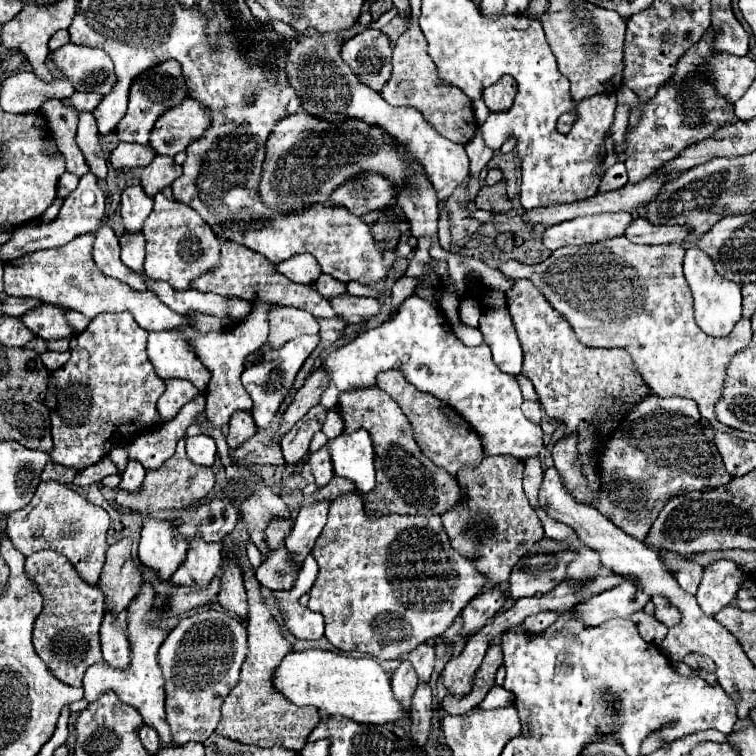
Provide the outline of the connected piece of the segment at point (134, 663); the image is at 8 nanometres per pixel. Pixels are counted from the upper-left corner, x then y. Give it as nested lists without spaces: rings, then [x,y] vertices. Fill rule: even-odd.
[[[145,582],[141,586],[141,592],[137,594],[137,598],[133,598],[133,602],[127,608],[127,638],[129,638],[129,652],[131,652],[129,666],[113,668],[105,660],[101,660],[87,668],[87,672],[83,676],[83,688],[85,688],[87,702],[97,700],[105,692],[115,692],[125,704],[131,704],[141,712],[145,724],[149,724],[151,728],[155,728],[159,732],[163,746],[173,746],[173,742],[169,740],[169,726],[165,722],[165,688],[163,688],[165,678],[163,678],[161,666],[157,662],[159,648],[169,632],[163,628],[157,628],[153,624],[153,616],[155,616],[153,598],[155,598],[153,584]]]

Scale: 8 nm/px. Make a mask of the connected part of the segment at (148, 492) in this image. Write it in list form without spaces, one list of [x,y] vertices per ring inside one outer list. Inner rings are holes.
[[[185,438],[179,440],[177,444],[177,452],[173,454],[173,458],[169,458],[161,468],[157,468],[155,472],[145,474],[145,480],[141,484],[141,488],[137,492],[129,492],[129,490],[119,490],[115,500],[117,504],[129,508],[131,512],[137,512],[141,516],[159,512],[159,510],[185,510],[195,506],[199,500],[207,498],[209,492],[215,486],[215,474],[211,468],[207,466],[197,466],[193,464],[187,454],[185,454]]]

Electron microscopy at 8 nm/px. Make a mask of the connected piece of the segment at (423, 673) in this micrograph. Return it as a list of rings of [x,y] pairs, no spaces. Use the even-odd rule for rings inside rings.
[[[425,642],[423,646],[417,646],[413,652],[407,654],[409,662],[413,664],[415,672],[419,678],[429,680],[431,672],[433,672],[433,660],[435,660],[435,652],[433,652],[433,642]]]

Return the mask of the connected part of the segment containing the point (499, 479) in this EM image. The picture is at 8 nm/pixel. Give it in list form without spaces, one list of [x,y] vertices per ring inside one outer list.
[[[483,454],[483,460],[477,466],[461,468],[455,480],[461,488],[461,500],[441,516],[449,542],[461,556],[473,560],[487,580],[495,584],[505,582],[513,564],[543,538],[541,520],[521,486],[523,460]]]

